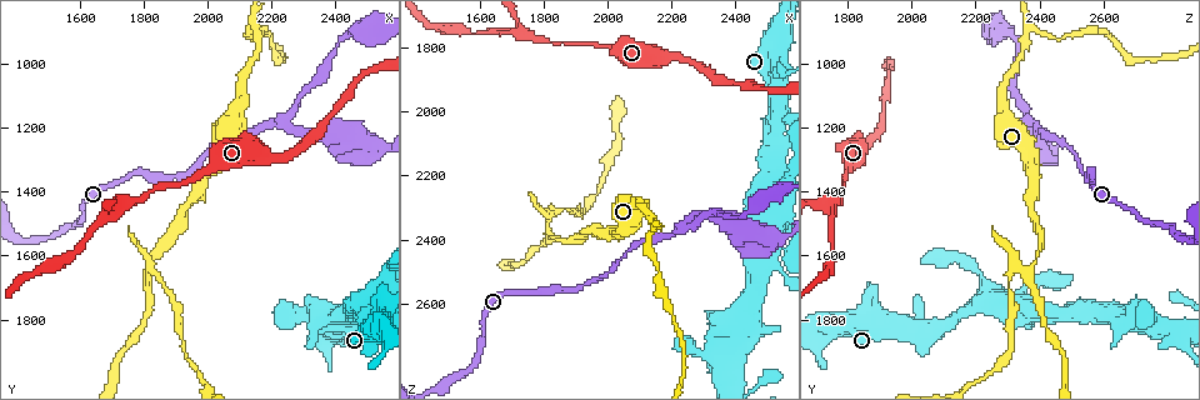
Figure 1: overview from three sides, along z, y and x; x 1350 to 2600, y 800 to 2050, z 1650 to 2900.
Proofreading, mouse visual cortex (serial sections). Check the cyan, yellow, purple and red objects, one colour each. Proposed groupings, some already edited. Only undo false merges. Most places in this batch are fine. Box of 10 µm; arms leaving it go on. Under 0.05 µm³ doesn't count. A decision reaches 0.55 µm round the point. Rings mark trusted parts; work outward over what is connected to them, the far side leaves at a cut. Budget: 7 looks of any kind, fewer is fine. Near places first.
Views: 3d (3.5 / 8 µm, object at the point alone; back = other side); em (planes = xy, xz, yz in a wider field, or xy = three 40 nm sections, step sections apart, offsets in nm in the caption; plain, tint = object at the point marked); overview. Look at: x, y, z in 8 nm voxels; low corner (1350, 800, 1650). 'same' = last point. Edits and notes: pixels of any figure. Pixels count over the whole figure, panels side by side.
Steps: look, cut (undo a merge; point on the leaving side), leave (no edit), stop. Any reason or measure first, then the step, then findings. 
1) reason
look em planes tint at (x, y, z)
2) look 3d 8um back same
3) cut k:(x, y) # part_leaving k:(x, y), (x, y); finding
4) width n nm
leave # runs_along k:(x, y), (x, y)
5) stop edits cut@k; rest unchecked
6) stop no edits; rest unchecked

abrupt turn
look 3d 8um at (2140, 890, 2370)

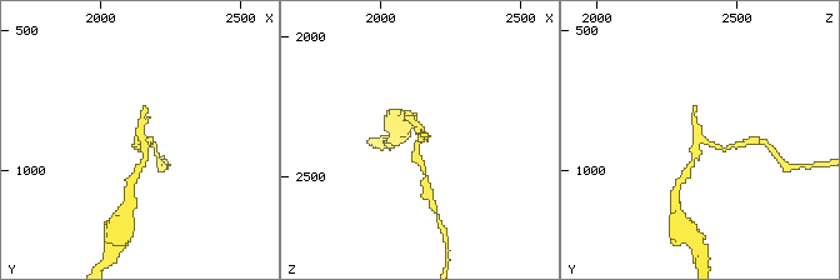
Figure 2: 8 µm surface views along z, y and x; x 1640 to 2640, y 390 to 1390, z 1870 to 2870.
now the EM
look em xy step 1 tint same

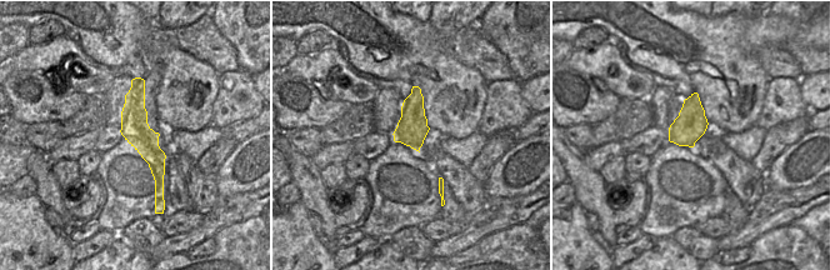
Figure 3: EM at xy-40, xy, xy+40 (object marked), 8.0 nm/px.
cut 2:(421, 164) # part_leaving 2:(416, 143), (428, 189); a second cell is stuck on

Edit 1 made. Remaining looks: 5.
look overview

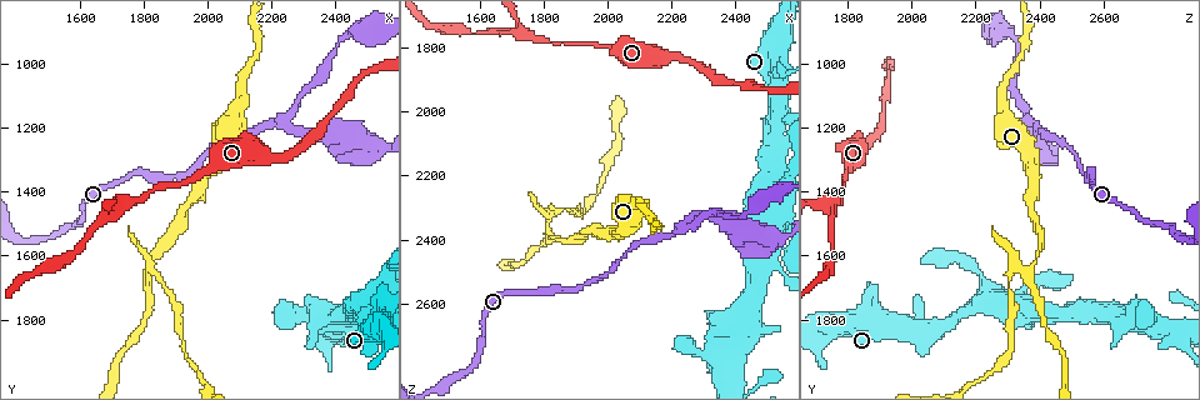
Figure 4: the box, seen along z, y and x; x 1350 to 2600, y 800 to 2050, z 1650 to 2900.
side arm on a straight run
look 3d 3.5um at (2230, 1180, 2360)

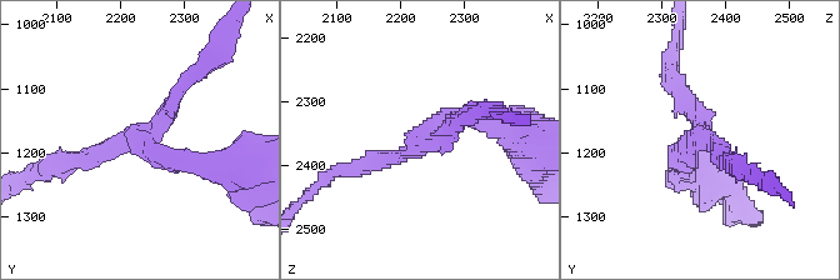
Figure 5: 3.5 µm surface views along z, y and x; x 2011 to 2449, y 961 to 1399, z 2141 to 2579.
arms 3; arm_widths 200, 200, 250 nm
look em xy step 2 tint at (2235, 1175, 2365)

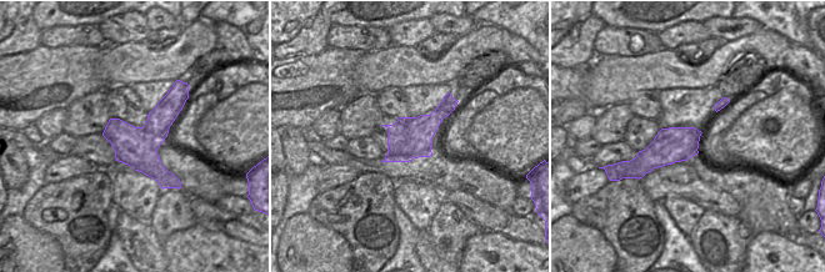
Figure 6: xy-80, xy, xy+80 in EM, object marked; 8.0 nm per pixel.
cut 5:(189, 166) # part_leaving 5:(146, 144), (178, 163), (258, 171); two cells meet here

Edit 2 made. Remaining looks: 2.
stop edits cut@2, cut@5; rest unchecked

